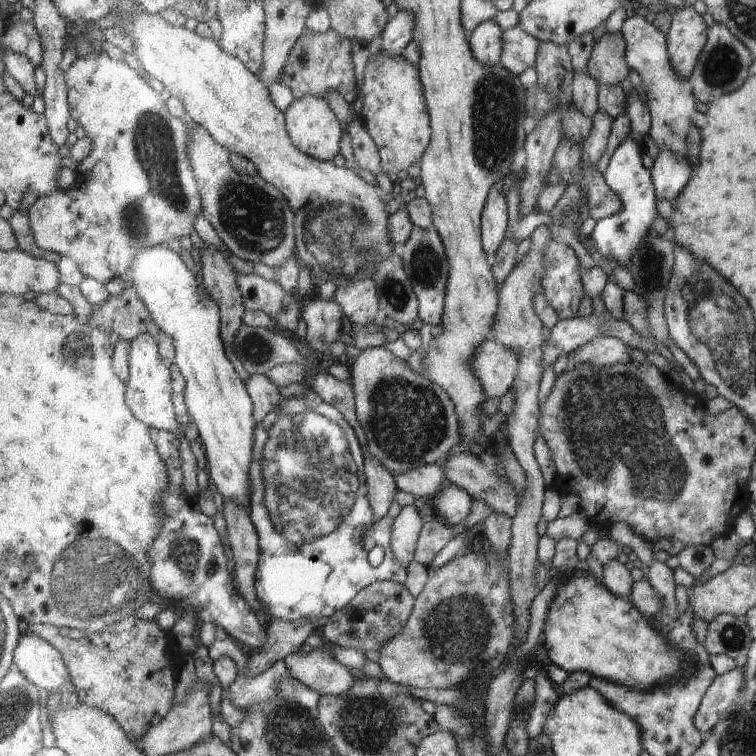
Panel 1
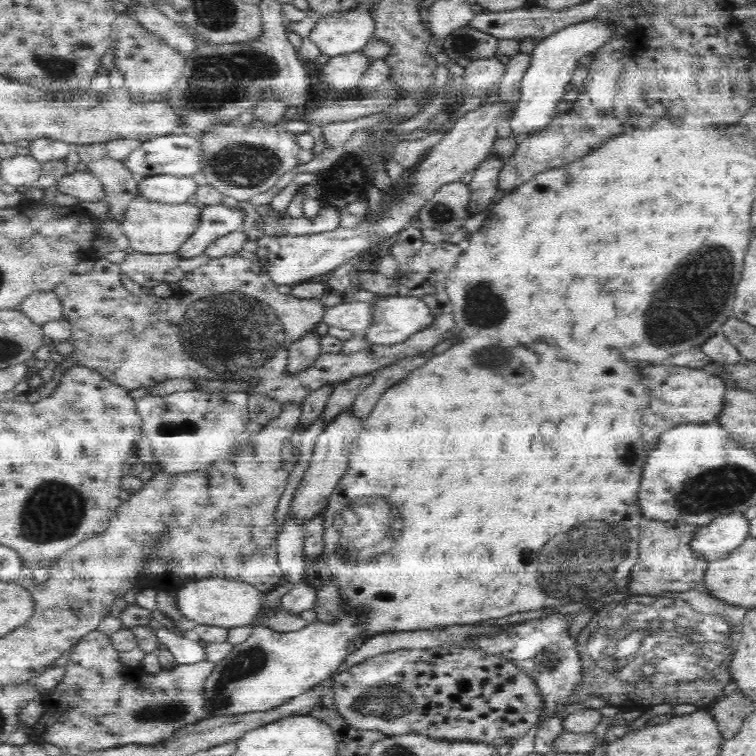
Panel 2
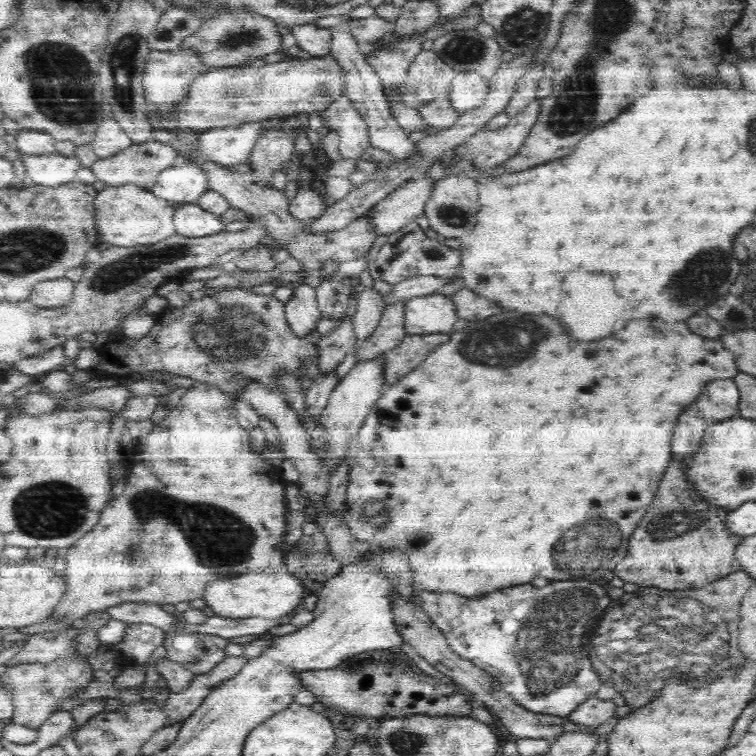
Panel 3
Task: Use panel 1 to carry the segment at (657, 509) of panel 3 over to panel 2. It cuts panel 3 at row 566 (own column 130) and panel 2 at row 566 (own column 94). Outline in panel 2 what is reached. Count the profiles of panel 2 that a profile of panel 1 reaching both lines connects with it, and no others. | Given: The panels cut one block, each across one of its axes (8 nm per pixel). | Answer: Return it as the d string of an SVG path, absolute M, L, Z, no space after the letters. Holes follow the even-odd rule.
M644 520L640 524L640 540L637 552L638 563L631 574L625 594L627 597L650 598L664 592L702 592L701 581L707 570L705 560L694 555L688 542L695 528L682 523L654 523Z

